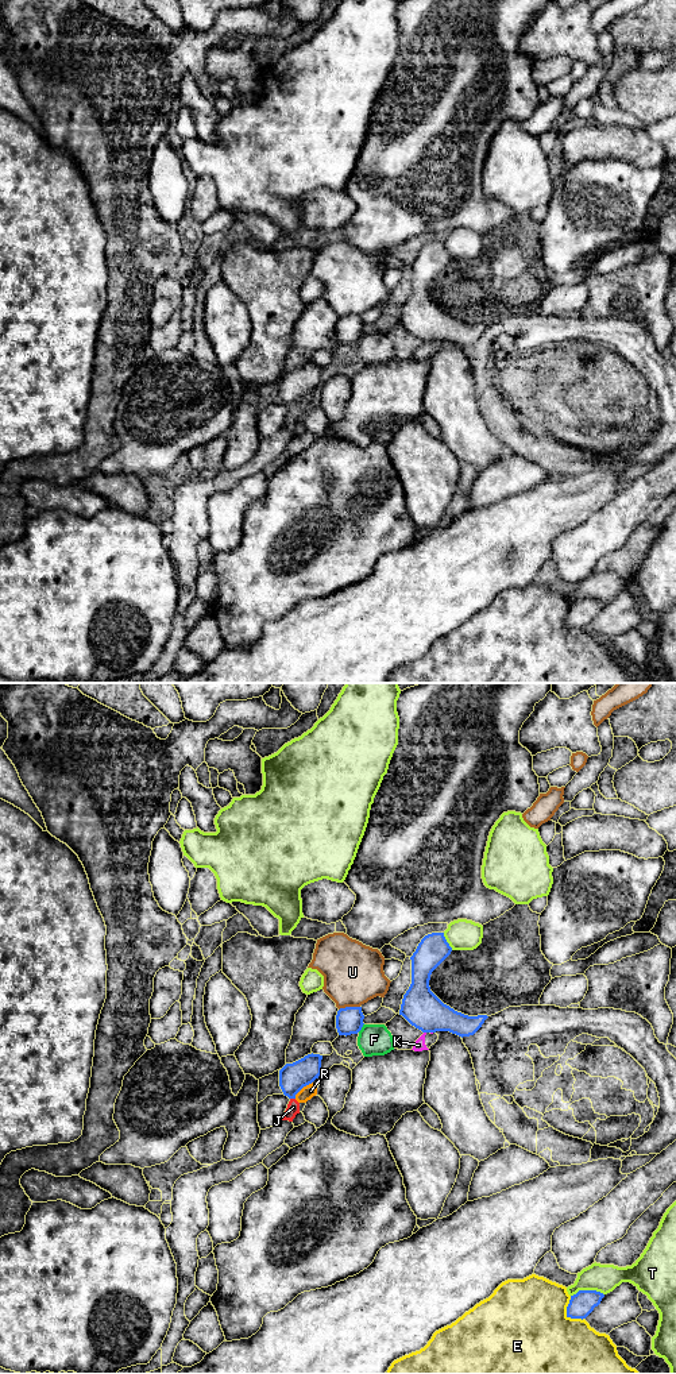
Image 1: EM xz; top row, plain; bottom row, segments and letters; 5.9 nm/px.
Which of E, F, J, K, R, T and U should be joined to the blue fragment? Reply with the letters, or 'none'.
none

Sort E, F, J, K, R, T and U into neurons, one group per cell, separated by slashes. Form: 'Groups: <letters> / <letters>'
Groups: E / F / J R / K / T / U

